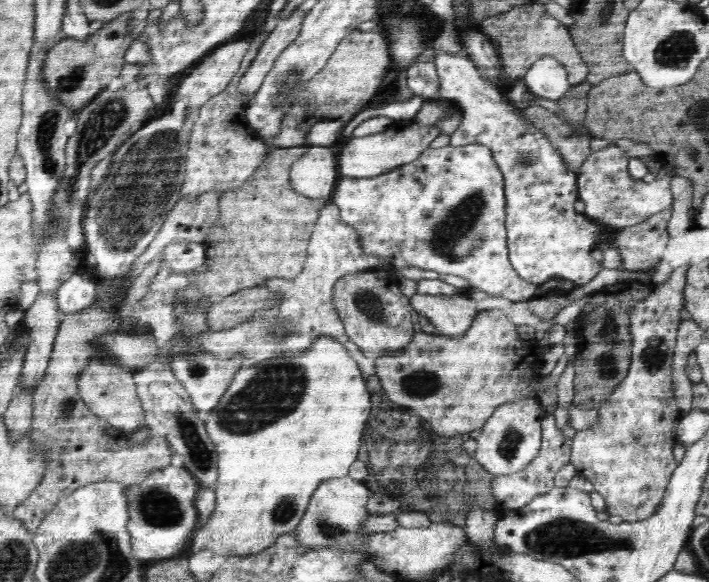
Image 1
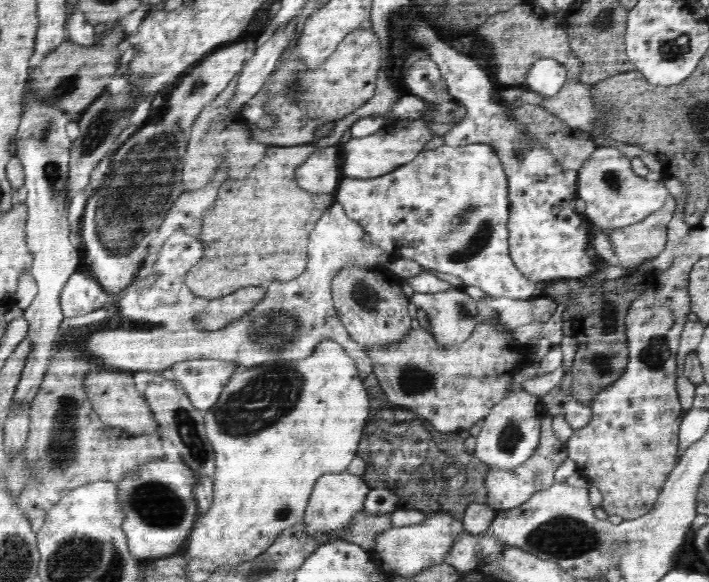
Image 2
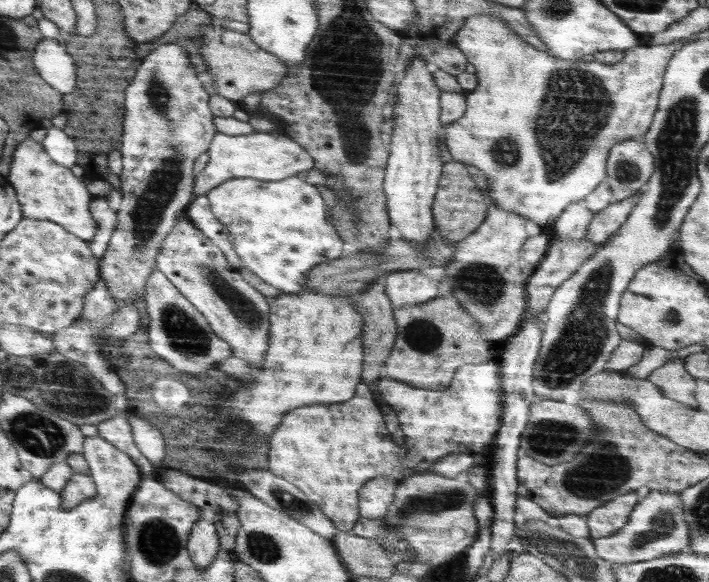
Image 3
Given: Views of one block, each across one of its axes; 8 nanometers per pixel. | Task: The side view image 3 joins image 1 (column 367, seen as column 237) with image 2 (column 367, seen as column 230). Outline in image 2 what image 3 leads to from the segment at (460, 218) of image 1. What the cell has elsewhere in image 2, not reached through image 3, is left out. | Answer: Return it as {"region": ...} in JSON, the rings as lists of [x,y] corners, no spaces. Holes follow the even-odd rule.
{"region":[[[445,144],[434,150],[423,149],[412,162],[403,164],[392,170],[392,172],[377,176],[376,178],[362,179],[342,177],[340,184],[335,190],[335,202],[342,205],[346,216],[350,220],[362,225],[363,232],[369,236],[370,244],[381,248],[382,252],[385,252],[389,256],[389,260],[400,260],[400,258],[415,260],[424,269],[444,274],[452,274],[452,276],[462,279],[464,286],[478,287],[490,297],[507,297],[513,300],[531,300],[534,298],[536,283],[527,280],[524,274],[516,269],[516,265],[510,256],[509,230],[507,227],[510,208],[509,188],[507,187],[506,173],[504,172],[502,163],[498,156],[496,156],[494,149],[488,144],[467,144],[466,146],[456,148]]]}

